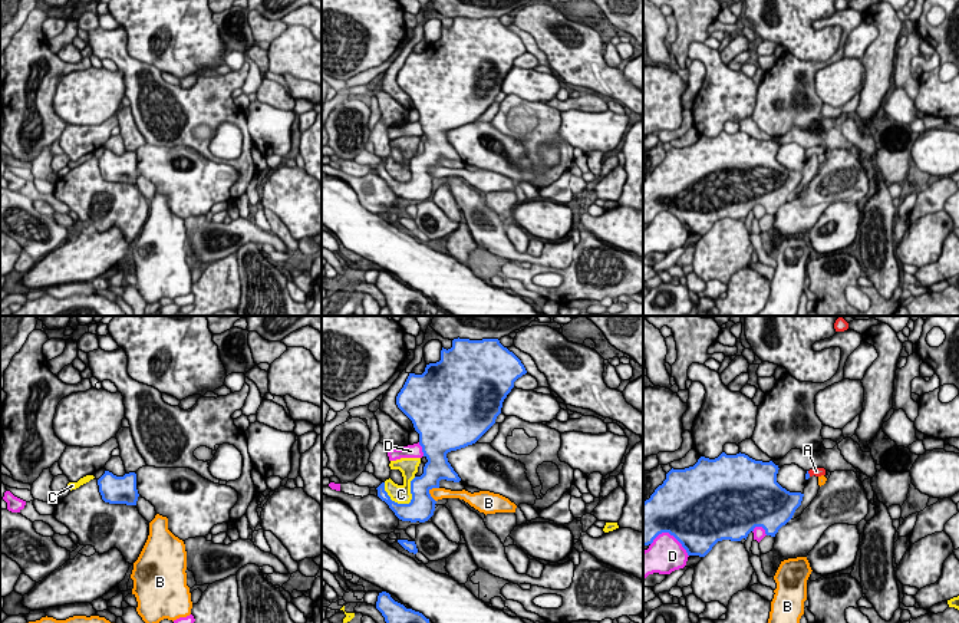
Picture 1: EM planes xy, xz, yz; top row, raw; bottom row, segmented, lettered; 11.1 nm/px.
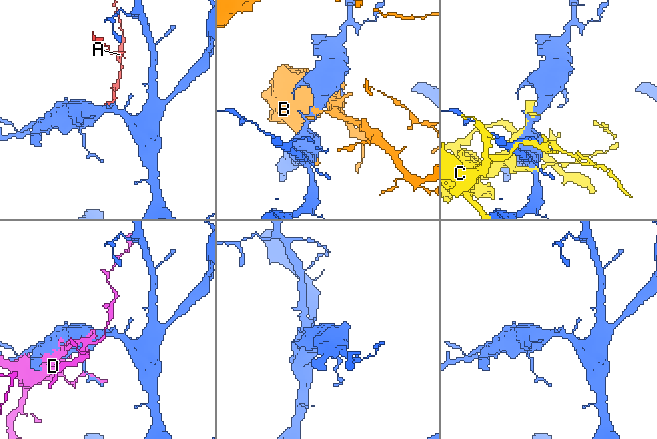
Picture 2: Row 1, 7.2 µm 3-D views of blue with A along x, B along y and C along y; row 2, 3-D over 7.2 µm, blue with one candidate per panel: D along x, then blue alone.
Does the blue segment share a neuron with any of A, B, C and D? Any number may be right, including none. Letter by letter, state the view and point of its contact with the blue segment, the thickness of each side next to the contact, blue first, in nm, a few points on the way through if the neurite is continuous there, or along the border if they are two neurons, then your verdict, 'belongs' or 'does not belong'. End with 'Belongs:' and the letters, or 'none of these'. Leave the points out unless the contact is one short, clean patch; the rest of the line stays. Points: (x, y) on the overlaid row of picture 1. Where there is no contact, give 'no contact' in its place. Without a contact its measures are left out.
A: yz (808, 474) | 60/100 nm | across yz (807, 475), (808, 474), (816, 471) | belongs
B: xz (429, 494) | 300/130 nm | does not belong
C: xz (409, 503) | 300/220 nm | does not belong
D: yz (672, 534) | 500/400 nm | does not belong
Belongs: A

